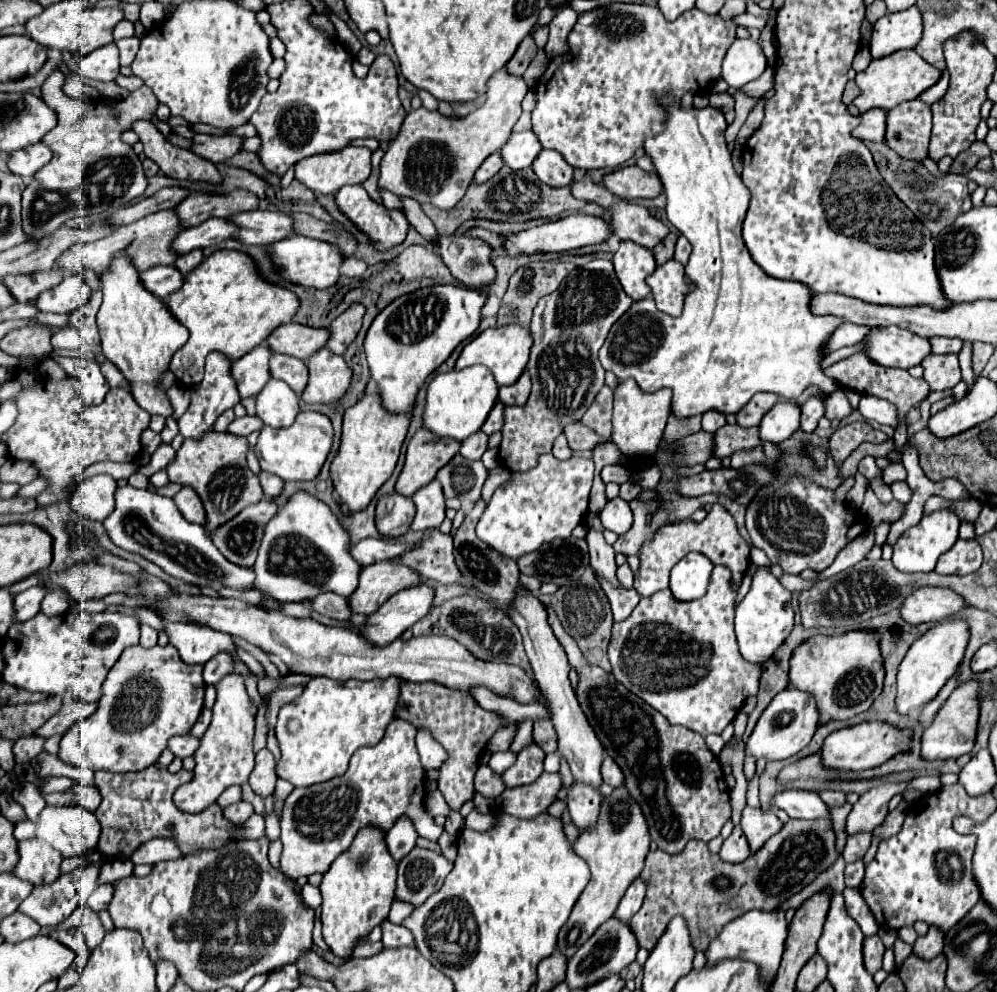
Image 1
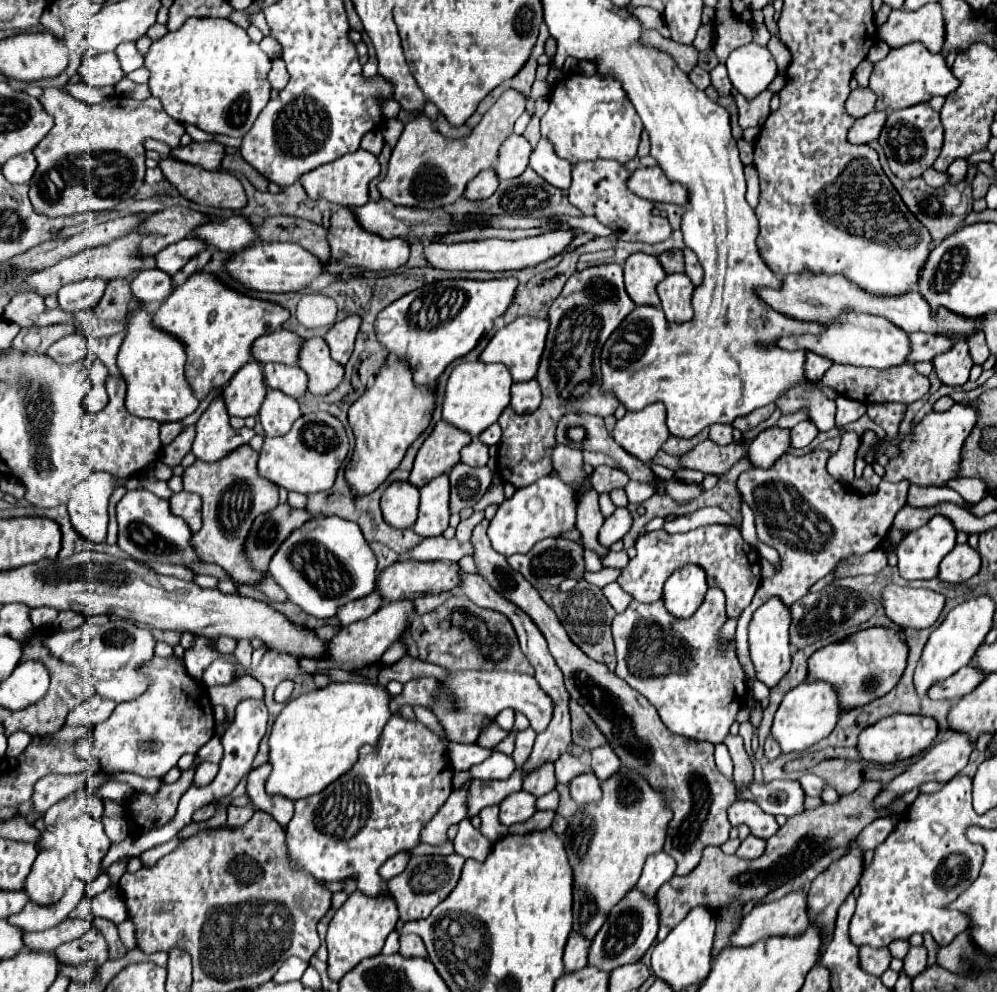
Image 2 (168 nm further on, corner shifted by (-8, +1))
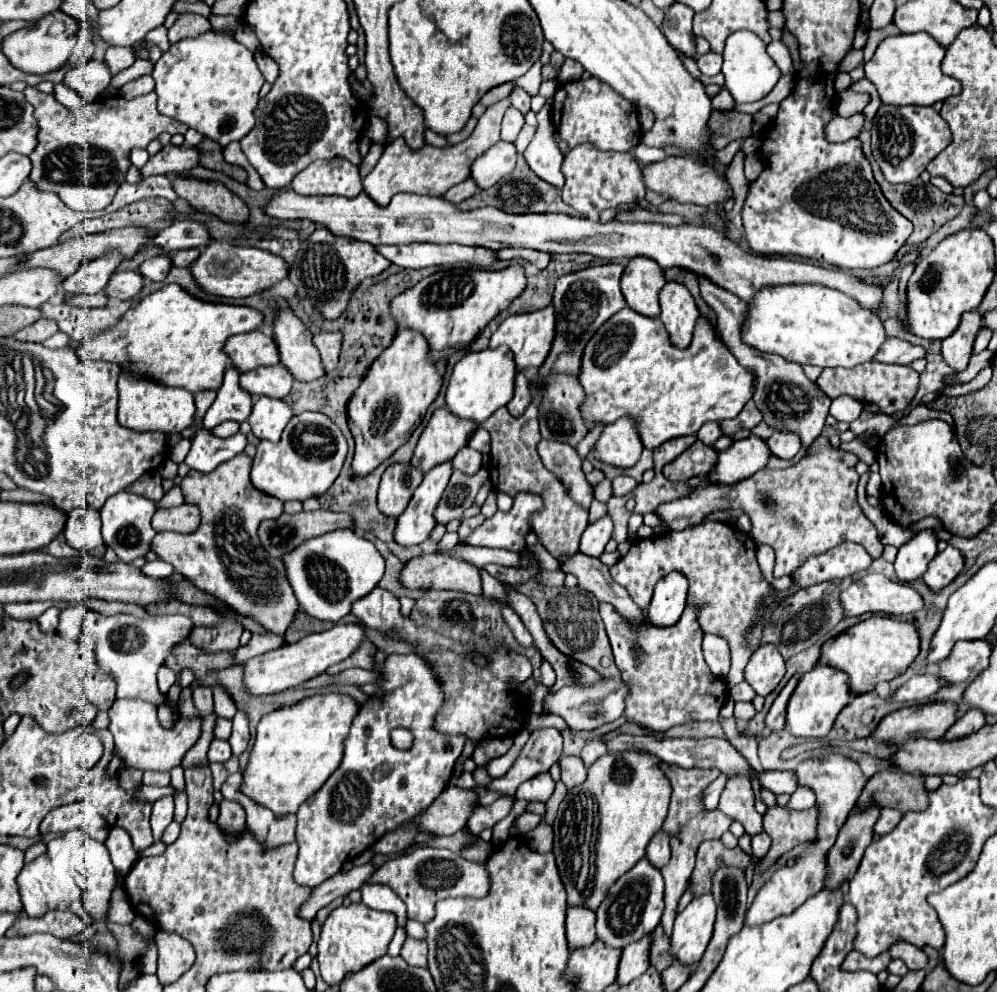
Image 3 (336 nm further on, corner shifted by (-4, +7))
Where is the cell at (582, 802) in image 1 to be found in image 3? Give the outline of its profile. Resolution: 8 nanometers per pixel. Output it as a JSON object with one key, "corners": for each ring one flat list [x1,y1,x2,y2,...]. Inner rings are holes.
{"corners":[[561,755,559,765,561,765,561,781,565,783,567,789,573,789,575,785,581,785,587,779,587,767,579,757]]}

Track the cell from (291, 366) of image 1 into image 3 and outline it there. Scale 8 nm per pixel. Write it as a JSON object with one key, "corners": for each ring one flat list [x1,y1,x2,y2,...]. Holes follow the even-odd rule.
{"corners":[[269,365,269,367,257,367,255,371,247,371,241,375,243,389,251,391,251,395,267,395,275,399,283,399,293,385,293,375,287,371,287,367]]}

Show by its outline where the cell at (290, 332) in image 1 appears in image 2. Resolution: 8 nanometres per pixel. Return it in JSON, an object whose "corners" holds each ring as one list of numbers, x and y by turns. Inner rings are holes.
{"corners":[[273,331,269,335,259,337,253,343,253,359,261,365,265,363,283,363,283,365,295,365,299,359,301,349,301,337,297,337,293,331]]}

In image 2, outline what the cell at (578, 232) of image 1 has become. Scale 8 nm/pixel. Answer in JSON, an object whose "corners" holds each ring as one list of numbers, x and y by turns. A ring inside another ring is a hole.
{"corners":[[565,227,561,231,551,231,539,237,519,239,519,241,503,241,503,239,481,239,481,241,463,241,463,243,429,243,423,249,427,263,433,269,445,271,515,271,533,267,543,263,555,255,559,255,575,235]]}

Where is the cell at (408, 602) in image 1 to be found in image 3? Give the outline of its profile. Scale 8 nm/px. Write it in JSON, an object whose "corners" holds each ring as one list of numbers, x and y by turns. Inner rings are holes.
{"corners":[[339,623,329,631,311,633,295,643,287,643,279,649,273,649,255,659,249,659,245,663,245,687,249,693,255,693,255,695,267,695,267,693,277,693,277,691,297,687,317,677,319,673,323,673,327,667,351,657,365,639,367,635,365,635,363,623]]}

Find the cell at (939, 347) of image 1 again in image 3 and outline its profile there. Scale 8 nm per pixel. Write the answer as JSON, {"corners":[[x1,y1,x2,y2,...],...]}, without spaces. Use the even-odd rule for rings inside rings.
{"corners":[[889,337,887,343,883,343,883,347,879,349,879,355,875,355,875,361,909,365,919,357,925,357,925,349,921,345,911,345,909,341,903,341,899,337]]}

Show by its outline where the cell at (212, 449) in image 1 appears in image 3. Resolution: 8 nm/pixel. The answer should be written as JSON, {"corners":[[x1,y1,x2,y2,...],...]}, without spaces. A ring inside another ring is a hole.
{"corners":[[243,451,221,463,209,475,189,471,181,481,181,491,187,503,199,505,201,525,193,533,159,532,153,551,169,561,177,573,183,573,199,589,229,603,241,615,251,615,267,631,283,635,291,625,299,603,287,583,283,563,271,559,257,537,257,527,263,519,275,519,283,513,283,501,253,487,249,479,251,457]]}

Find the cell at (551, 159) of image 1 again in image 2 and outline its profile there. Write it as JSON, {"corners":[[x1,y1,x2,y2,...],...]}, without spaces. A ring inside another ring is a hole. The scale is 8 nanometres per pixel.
{"corners":[[541,137,537,147,533,149,529,167,537,175,541,175,547,183,555,185,557,189,569,189,569,185,571,185,571,163,563,161,555,153,551,141,547,141,545,137]]}

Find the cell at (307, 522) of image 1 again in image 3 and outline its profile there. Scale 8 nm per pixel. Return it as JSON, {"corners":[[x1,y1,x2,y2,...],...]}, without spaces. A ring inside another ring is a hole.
{"corners":[[335,529,325,535,305,539,281,557,293,593,305,613,321,621,339,621,349,613,355,599,367,595,383,577,385,561,375,545,357,537,351,529]]}

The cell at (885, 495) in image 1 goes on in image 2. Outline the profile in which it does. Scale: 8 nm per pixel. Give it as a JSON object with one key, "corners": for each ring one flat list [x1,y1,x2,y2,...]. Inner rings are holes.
{"corners":[[955,403,949,411,945,413,929,413,925,415,900,443,900,453,895,459,889,459,887,463,887,473,882,480,899,483,907,479,910,484,920,486,943,487,947,481,957,479,959,463,961,463,961,447,965,437,971,433,973,423,977,419,977,413,973,407,965,407]]}

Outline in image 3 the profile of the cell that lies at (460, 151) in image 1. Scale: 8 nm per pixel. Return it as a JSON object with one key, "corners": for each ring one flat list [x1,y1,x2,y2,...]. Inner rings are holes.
{"corners":[[501,99,499,103,493,103,491,107,485,109,485,113,479,117,479,123,475,131,461,143,457,145,447,145,447,147,433,147,425,143,421,149,411,149,403,137,397,137,391,141,375,169,363,179,365,191,371,195,371,199,377,199,379,205,387,205,393,195,397,193,417,193,417,195,435,195,443,197,447,189,453,185,465,181,471,175,471,165,473,161,487,151,487,147,493,147,499,141,499,131,501,131,501,121,505,111,511,107,509,99]]}

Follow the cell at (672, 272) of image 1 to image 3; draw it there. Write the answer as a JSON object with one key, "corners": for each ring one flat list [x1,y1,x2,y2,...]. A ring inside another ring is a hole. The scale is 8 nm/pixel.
{"corners":[[667,281,665,287,659,291,659,303,661,303,659,319,669,331,671,341,677,347,685,347,687,343,691,343,699,309,689,289,683,283]]}

